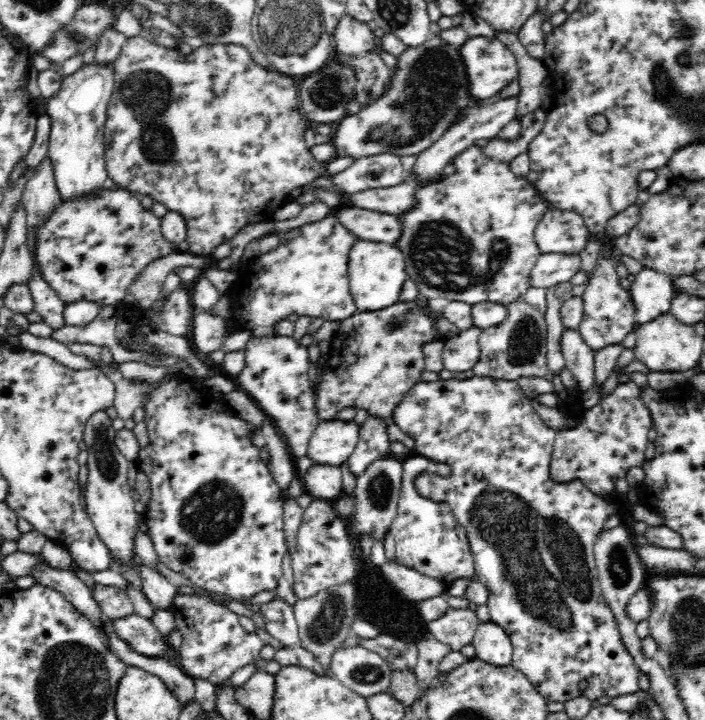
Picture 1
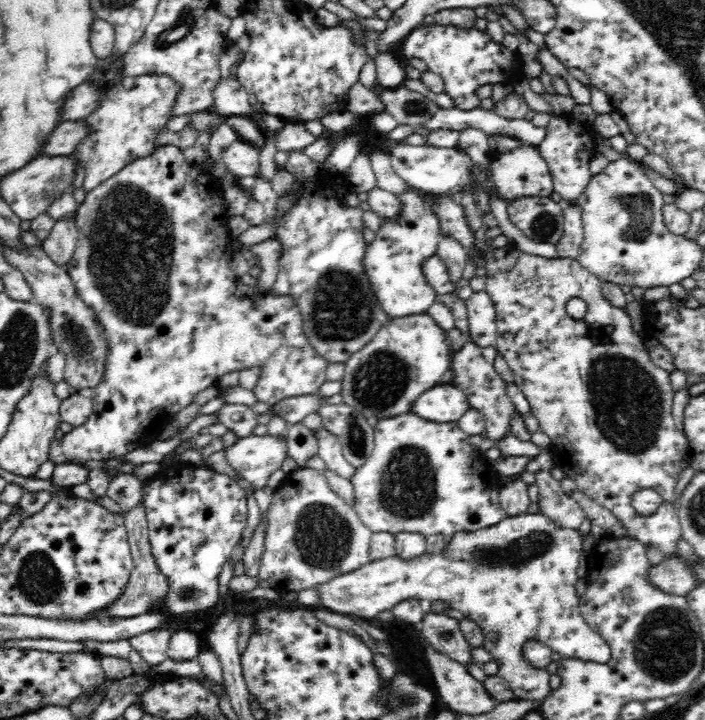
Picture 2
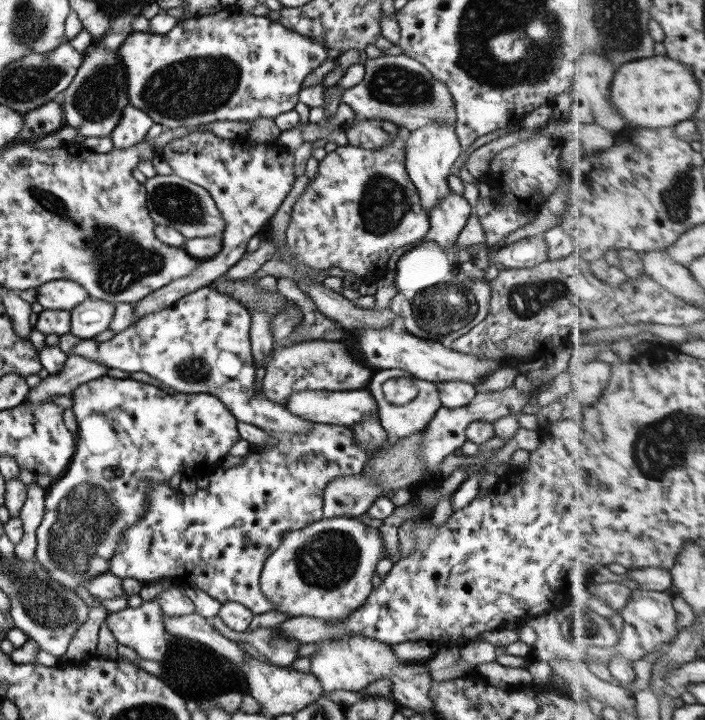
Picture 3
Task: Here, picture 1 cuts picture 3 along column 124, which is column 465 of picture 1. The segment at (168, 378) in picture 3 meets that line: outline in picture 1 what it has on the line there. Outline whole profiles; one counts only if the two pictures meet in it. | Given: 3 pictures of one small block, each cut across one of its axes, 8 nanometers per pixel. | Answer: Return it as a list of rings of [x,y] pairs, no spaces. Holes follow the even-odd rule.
[[[472,325],[459,331],[453,337],[444,339],[441,358],[446,370],[450,372],[466,372],[472,370],[480,358],[479,336],[481,328]]]

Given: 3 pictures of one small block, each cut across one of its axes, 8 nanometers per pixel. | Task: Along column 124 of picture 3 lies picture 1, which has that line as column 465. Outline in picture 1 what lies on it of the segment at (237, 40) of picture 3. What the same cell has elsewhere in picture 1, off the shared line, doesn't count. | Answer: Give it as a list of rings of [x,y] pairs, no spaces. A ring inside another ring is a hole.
[[[469,37],[468,40],[459,47],[459,50],[464,66],[466,66],[466,75],[468,75],[470,82],[469,92],[472,94],[472,97],[486,101],[493,100],[498,92],[507,84],[518,79],[519,71],[514,54],[495,37]]]

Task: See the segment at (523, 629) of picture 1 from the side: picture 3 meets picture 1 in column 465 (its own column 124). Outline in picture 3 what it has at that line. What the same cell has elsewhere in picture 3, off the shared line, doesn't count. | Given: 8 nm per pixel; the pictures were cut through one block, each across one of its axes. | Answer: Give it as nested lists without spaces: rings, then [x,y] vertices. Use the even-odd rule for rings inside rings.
[[[104,375],[100,378],[95,378],[86,382],[86,384],[80,384],[72,390],[72,412],[76,416],[76,422],[78,425],[78,432],[75,435],[76,452],[72,457],[71,463],[63,475],[53,480],[52,484],[47,489],[45,497],[45,510],[43,520],[40,522],[37,529],[37,548],[35,551],[35,560],[42,565],[42,568],[50,571],[50,579],[58,581],[60,584],[68,587],[70,590],[76,590],[77,586],[84,586],[88,579],[96,575],[108,572],[110,558],[114,555],[117,543],[121,542],[122,532],[135,524],[142,516],[147,512],[147,490],[155,486],[155,484],[168,484],[175,476],[176,473],[180,473],[181,476],[186,478],[197,479],[198,477],[211,476],[217,468],[220,468],[221,462],[224,456],[228,454],[228,451],[234,450],[236,444],[242,439],[238,432],[237,424],[238,420],[230,412],[230,409],[226,408],[226,405],[218,399],[217,396],[209,395],[206,393],[174,393],[173,395],[163,391],[159,387],[152,384],[137,381],[129,378],[114,378],[109,375]]]

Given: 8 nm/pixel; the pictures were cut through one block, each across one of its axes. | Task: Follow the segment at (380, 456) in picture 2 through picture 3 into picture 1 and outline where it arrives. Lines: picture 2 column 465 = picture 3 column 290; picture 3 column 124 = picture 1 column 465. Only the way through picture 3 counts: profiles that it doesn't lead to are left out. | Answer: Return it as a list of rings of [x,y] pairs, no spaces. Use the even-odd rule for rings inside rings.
[[[413,453],[404,457],[402,463],[403,480],[398,515],[389,529],[389,534],[395,540],[397,560],[402,565],[413,568],[426,576],[434,577],[445,585],[459,578],[475,577],[475,561],[470,551],[468,535],[454,517],[452,508],[447,503],[423,498],[414,485],[415,479],[424,472],[444,478],[450,477],[450,466]]]

